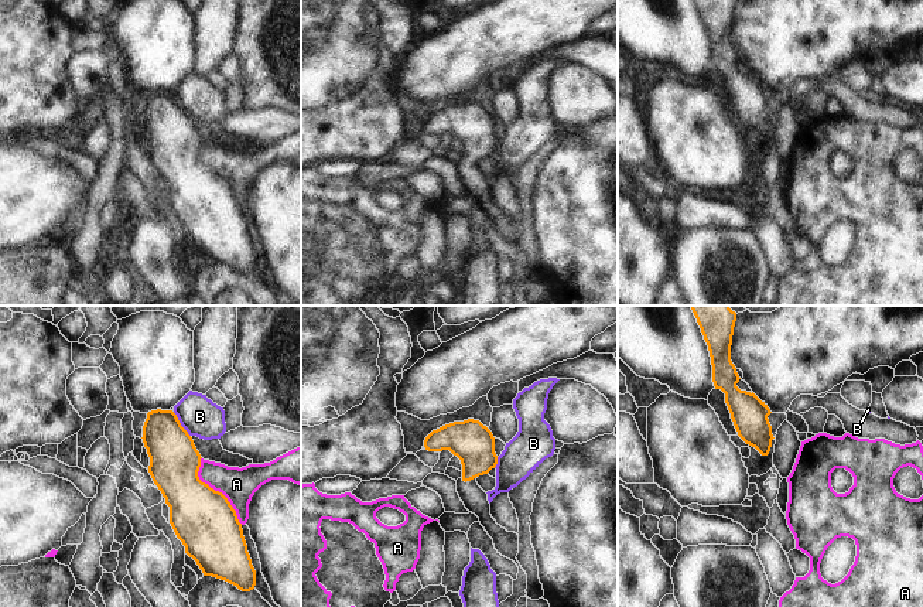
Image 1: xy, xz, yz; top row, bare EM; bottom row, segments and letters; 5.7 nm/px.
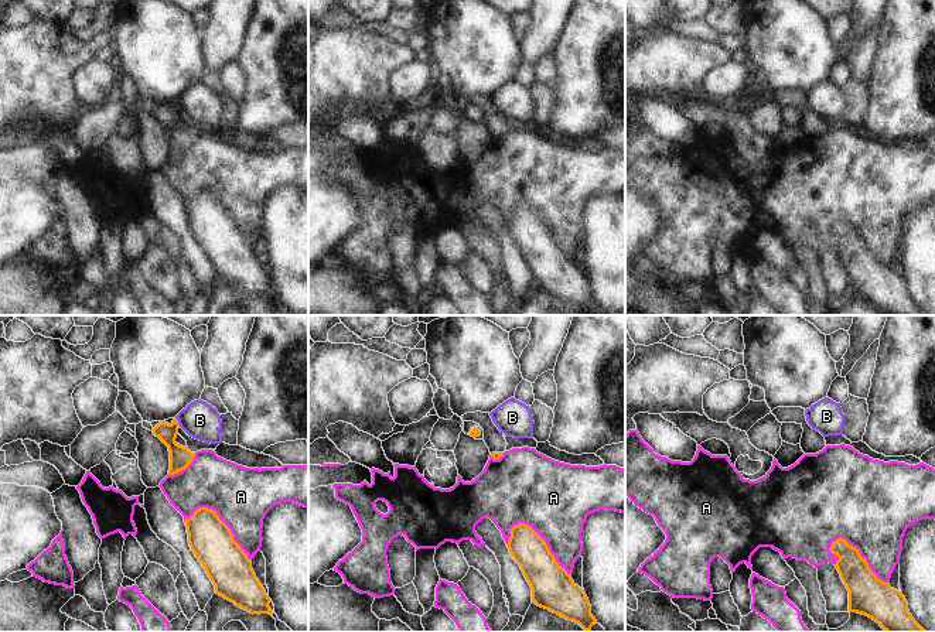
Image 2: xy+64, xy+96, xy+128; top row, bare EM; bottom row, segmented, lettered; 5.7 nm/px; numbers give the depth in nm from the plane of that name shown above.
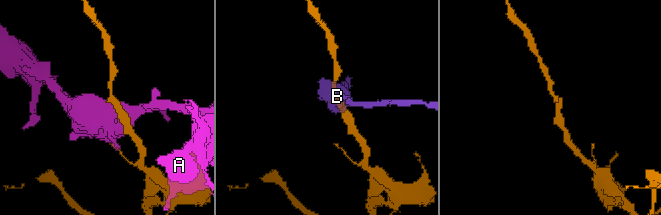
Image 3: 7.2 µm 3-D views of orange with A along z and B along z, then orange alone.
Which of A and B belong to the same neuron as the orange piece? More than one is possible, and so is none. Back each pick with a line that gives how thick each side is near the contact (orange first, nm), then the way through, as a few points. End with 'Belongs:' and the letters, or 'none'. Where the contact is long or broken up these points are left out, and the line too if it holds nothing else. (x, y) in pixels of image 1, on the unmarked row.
Belongs: none

